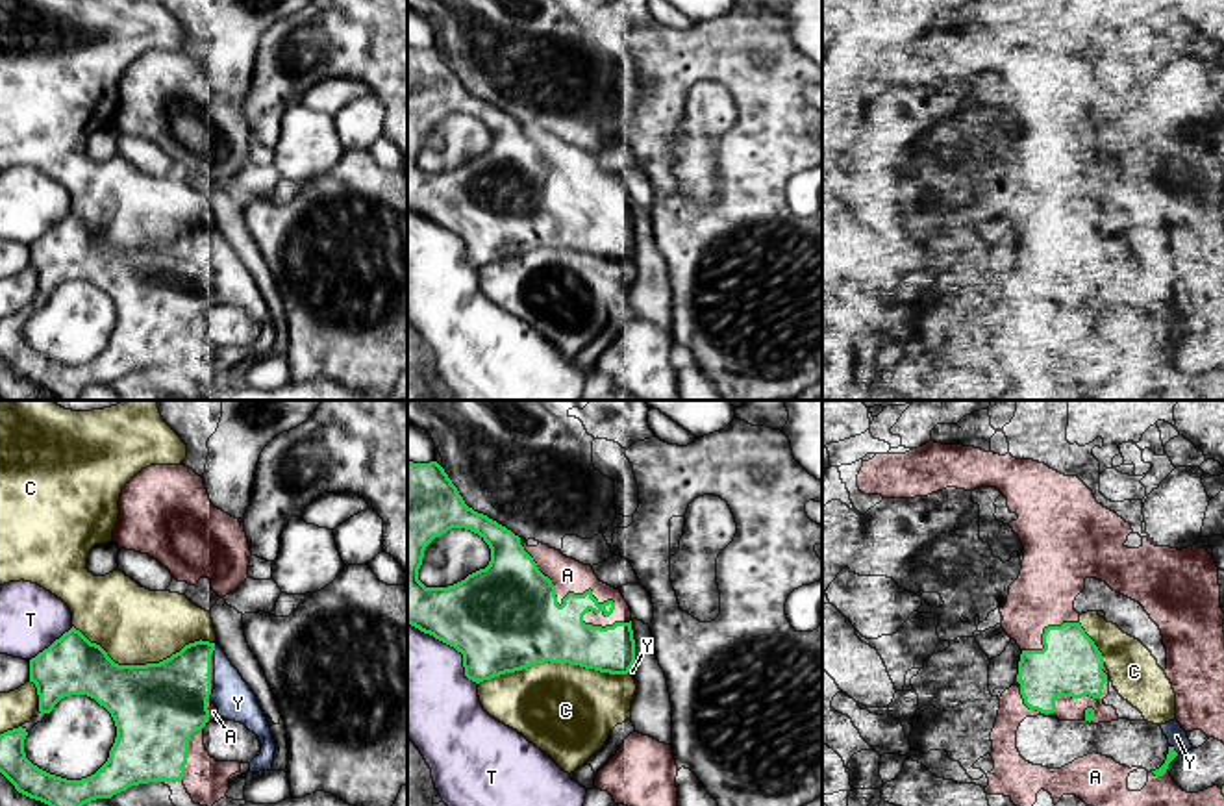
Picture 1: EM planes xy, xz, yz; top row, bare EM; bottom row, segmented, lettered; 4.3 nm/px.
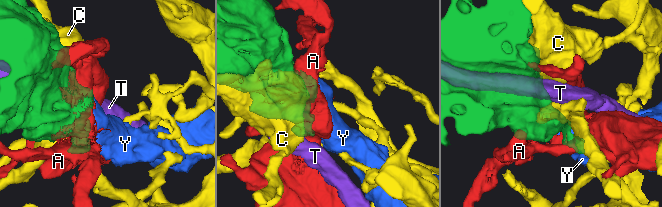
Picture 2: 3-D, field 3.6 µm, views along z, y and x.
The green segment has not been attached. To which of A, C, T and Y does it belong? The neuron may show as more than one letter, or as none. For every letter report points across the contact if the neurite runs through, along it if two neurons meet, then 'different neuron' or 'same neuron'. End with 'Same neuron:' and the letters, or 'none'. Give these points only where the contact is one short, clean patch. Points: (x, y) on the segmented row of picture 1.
A: different neuron
C: different neuron
T: different neuron
Y: same neuron
Same neuron: Y

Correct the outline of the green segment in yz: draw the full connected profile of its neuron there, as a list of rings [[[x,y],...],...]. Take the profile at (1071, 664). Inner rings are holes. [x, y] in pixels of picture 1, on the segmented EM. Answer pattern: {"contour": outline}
{"contour": [[[1080,623],[1048,626],[1043,650],[1022,650],[1017,682],[1030,710],[1055,712],[1057,697],[1102,697],[1107,674],[1104,656]]]}

